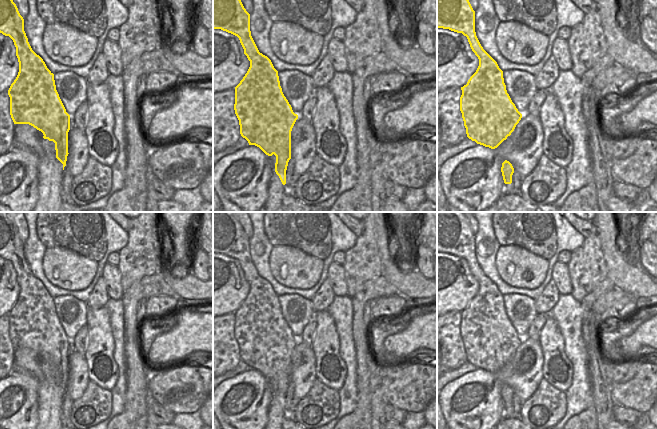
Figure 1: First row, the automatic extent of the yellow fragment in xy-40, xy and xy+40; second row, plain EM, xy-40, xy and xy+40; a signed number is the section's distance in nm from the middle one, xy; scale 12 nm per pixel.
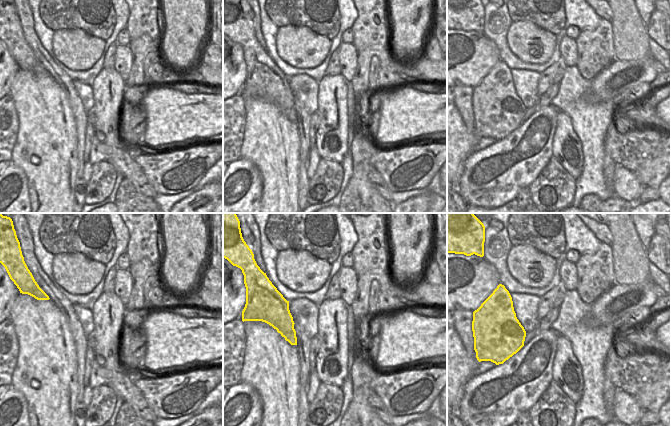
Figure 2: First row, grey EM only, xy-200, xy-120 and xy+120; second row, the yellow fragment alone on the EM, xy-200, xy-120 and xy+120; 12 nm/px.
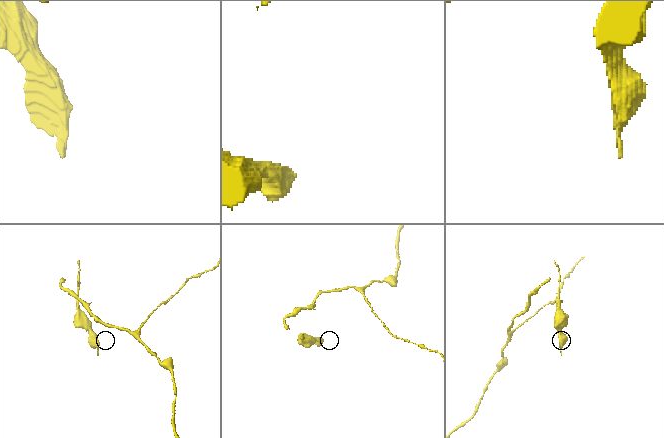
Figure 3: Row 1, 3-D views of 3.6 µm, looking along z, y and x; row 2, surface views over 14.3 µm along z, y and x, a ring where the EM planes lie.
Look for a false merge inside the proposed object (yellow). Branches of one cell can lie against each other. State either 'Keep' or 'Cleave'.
Cleave.

